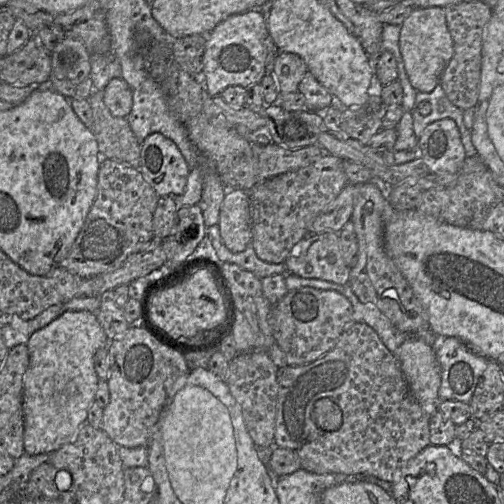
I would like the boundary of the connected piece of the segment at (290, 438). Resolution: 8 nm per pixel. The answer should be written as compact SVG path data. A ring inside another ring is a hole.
M353 321L350 325L348 325L337 340L335 346L317 360L305 365L288 365L283 368L283 370L278 371L277 413L274 446L294 451L300 459L301 469L308 472L315 474L365 474L391 483L397 482L407 464L423 449L430 445L430 417L431 416L428 416L422 410L420 404L411 393L395 355L384 345L375 330L363 322ZM324 397L331 398L341 408L343 421L341 427L336 431L324 431L320 429L312 419L314 403L318 399Z

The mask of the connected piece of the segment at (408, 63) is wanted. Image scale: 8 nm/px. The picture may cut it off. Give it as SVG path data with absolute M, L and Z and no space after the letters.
M441 7L414 8L401 25L399 48L409 81L415 90L432 92L454 54L445 9Z

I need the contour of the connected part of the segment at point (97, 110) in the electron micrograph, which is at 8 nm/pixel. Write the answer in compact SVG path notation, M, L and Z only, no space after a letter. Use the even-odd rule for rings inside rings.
M94 90L87 100L93 112L92 133L101 156L139 169L141 143L137 141L128 119L111 114L102 91Z

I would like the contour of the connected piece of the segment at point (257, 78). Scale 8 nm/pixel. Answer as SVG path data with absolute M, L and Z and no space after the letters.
M259 9L233 14L207 34L203 57L205 90L210 96L220 95L225 88L240 85L244 88L261 82L267 73L266 38L269 36L266 16Z

